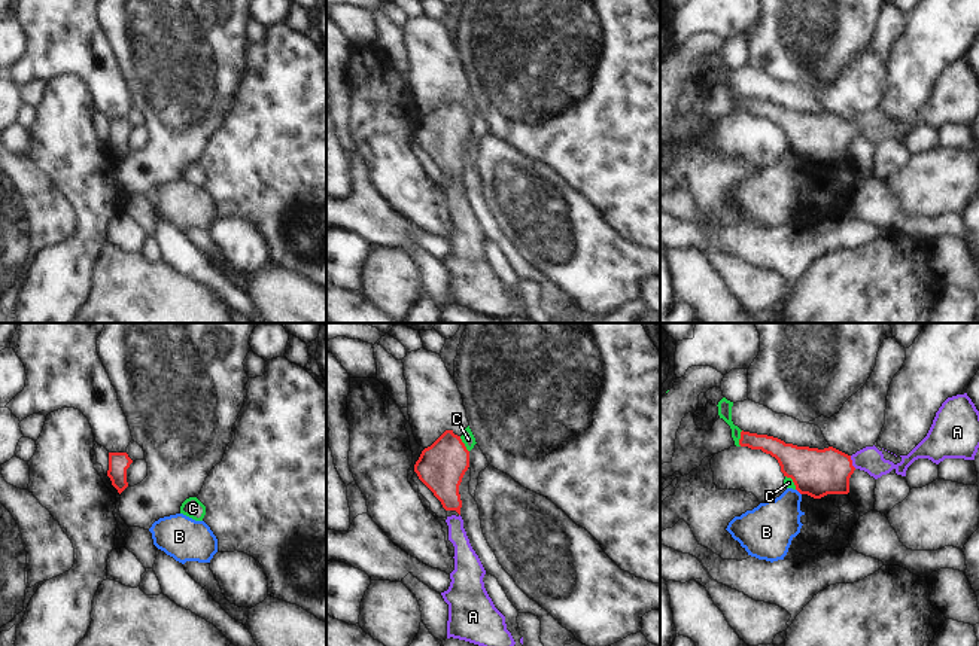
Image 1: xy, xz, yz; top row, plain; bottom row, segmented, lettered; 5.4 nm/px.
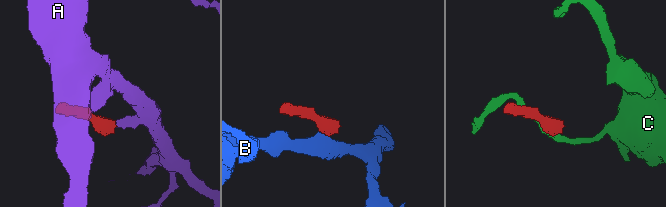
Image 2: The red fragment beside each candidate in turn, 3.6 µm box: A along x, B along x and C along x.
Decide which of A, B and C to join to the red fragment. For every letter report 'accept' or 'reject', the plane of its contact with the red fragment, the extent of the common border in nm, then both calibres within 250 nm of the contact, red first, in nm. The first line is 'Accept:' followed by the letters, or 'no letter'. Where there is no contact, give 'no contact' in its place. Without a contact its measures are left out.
Accept: A
A: accept; meets red in yz; contact 80 nm long; 260 nm thick on the red side, 140 nm on the other
B: reject; meets red in yz; contact 50 nm long; 260 nm thick on the red side, 260 nm on the other
C: reject; meets red in yz; contact 90 nm long; 110 nm thick on the red side, 80 nm on the other

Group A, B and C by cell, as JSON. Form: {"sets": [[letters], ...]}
{"sets": [["A"], ["B"], ["C"]]}

